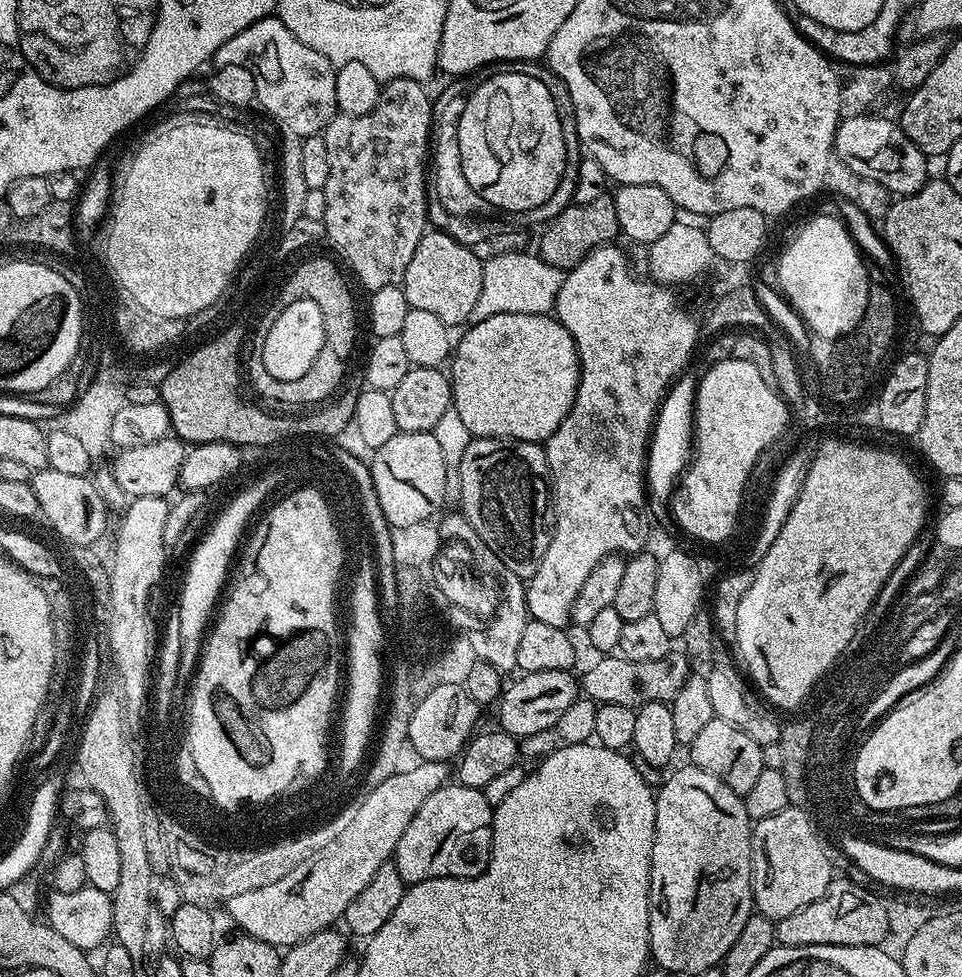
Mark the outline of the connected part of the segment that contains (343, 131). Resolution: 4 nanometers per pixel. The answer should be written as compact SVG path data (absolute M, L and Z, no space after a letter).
M410 78L389 80L381 87L378 106L374 106L374 110L370 110L370 114L362 114L361 116L338 114L324 127L322 133L326 142L326 158L330 162L330 174L326 177L326 186L323 189L326 194L326 214L323 219L326 240L327 243L332 243L333 250L337 252L335 255L343 261L346 268L346 263L348 263L349 269L347 268L347 271L349 273L352 271L356 275L357 285L361 289L365 289L367 284L371 284L369 293L382 290L382 286L403 285L406 266L410 266L410 258L414 258L414 250L418 250L418 242L429 227L430 192L426 187L426 169L430 164L430 141L434 136L434 100L431 95L428 97L428 92L424 88L427 87L419 80L411 80Z

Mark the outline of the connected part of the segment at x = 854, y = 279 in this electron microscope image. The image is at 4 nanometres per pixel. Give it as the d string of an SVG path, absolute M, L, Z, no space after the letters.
M816 216L778 256L779 291L808 323L809 333L837 340L858 326L868 301L870 277L850 233L832 216Z

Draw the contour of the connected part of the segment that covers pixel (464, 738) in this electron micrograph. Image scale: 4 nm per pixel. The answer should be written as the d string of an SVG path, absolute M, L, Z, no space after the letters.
M438 685L418 703L418 708L414 710L409 722L409 742L412 751L416 752L420 760L447 760L459 757L464 751L464 745L472 739L477 731L476 723L480 720L481 705L470 698L470 694L461 685Z

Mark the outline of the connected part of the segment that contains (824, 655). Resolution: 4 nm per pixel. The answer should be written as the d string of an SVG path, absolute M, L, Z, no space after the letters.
M836 440L833 444L828 444L824 449L821 450L817 456L813 455L811 457L808 466L808 477L804 479L804 485L800 491L800 497L796 499L796 505L794 510L790 510L790 518L786 518L786 522L782 526L782 530L778 534L778 538L774 538L774 546L770 546L770 550L766 550L759 557L760 565L754 568L754 582L750 582L750 590L746 590L746 594L742 594L742 603L738 605L738 622L736 623L736 635L734 637L734 643L736 643L736 648L740 651L740 656L744 659L743 667L746 669L748 667L747 675L750 677L752 675L752 680L757 684L758 687L764 691L764 696L768 700L775 701L775 707L777 709L782 709L785 704L793 704L795 700L800 700L800 696L804 692L804 688L808 688L808 684L812 684L812 680L816 680L816 672L820 672L820 668L824 668L824 664L828 664L828 660L832 660L832 656L836 656L836 652L840 652L840 648L844 648L844 640L848 640L848 636L852 636L852 628L857 631L861 631L863 620L872 612L876 596L879 591L882 590L882 586L887 582L887 579L891 576L891 571L898 566L900 560L904 555L907 554L908 550L913 547L916 543L916 535L924 528L924 488L920 485L920 480L916 477L916 472L903 460L900 456L895 456L892 452L887 452L887 447L884 446L873 446L871 443L865 442L866 444L847 444L844 440Z

